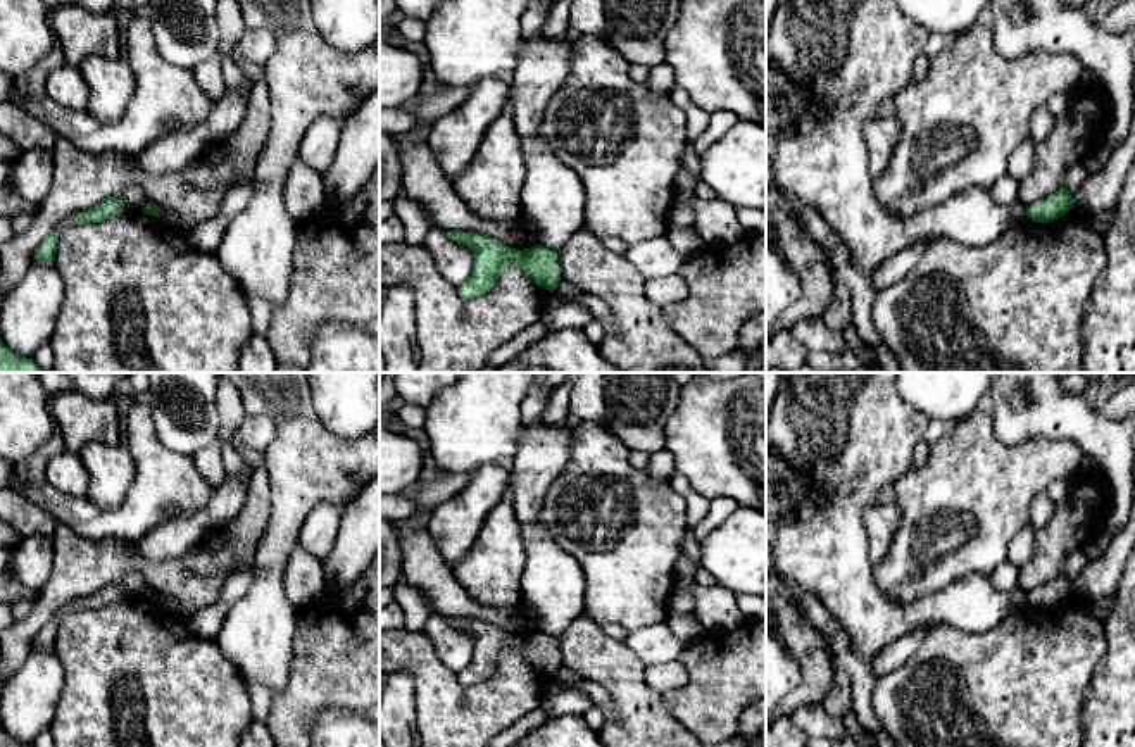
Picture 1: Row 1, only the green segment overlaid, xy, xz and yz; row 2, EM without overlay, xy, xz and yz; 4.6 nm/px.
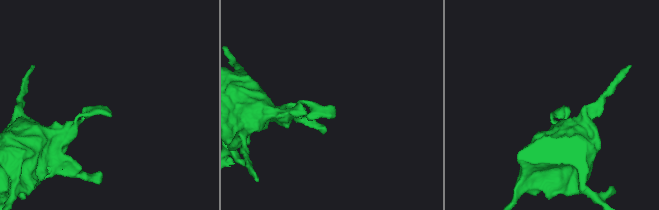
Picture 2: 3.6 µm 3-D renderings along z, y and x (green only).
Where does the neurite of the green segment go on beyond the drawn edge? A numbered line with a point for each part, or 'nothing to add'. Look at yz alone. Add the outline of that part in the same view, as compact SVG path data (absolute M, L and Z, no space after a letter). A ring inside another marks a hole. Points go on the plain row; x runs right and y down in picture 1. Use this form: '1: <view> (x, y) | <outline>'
nothing to add

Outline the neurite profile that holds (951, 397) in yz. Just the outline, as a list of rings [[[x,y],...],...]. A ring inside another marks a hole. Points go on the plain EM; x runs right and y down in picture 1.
[[[899,373],[897,392],[928,419],[959,423],[985,400],[994,373]]]

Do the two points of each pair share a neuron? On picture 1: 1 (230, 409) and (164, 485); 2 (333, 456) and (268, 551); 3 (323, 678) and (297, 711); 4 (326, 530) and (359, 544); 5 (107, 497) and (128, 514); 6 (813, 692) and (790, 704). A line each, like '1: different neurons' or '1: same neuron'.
1: different neurons
2: same neuron
3: same neuron
4: different neurons
5: different neurons
6: same neuron

